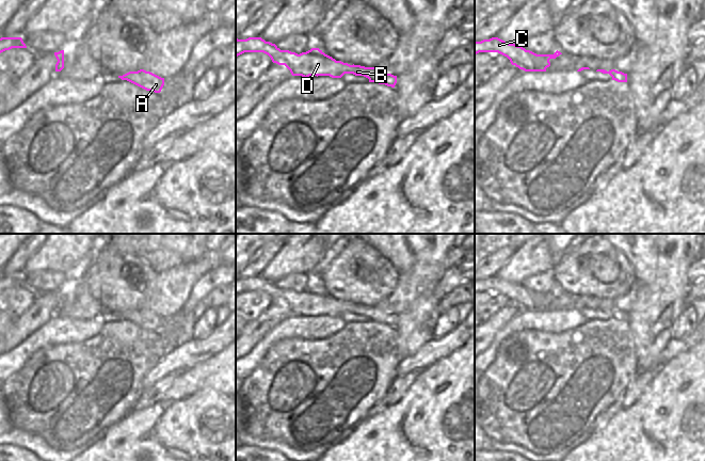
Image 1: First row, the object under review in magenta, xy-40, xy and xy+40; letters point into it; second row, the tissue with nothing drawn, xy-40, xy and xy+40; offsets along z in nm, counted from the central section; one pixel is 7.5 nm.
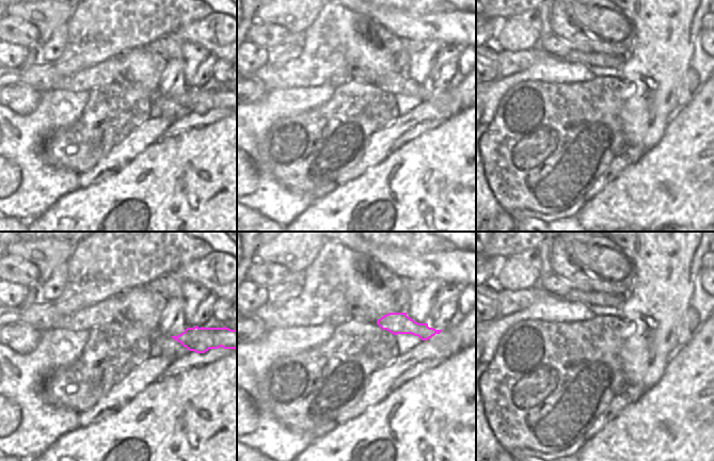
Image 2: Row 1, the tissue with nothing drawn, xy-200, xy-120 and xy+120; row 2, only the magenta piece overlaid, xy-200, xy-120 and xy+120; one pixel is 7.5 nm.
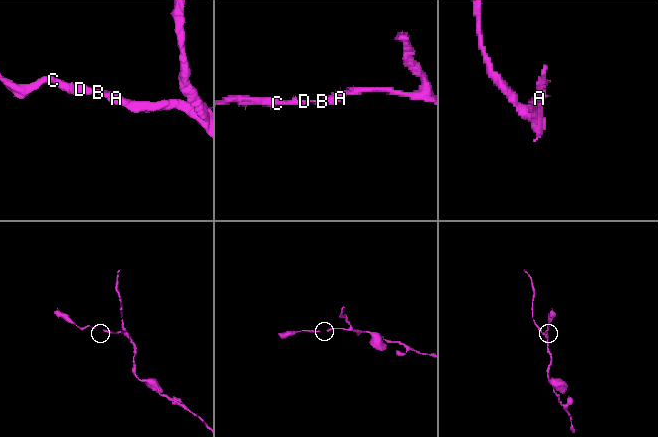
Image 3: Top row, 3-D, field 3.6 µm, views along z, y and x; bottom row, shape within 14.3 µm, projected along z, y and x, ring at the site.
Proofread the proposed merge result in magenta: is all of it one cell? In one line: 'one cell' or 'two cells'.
one cell

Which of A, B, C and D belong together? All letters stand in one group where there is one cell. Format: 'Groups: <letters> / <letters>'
Groups: A B C D

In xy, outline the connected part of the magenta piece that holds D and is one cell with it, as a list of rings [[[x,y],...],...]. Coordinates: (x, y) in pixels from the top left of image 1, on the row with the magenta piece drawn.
[[[249,37],[246,39],[236,39],[236,57],[244,52],[263,52],[268,54],[273,63],[285,65],[292,76],[330,76],[341,78],[345,74],[364,76],[369,82],[376,82],[395,88],[397,76],[385,74],[376,67],[365,67],[360,65],[350,65],[341,61],[336,61],[325,54],[319,48],[311,48],[300,54],[289,50],[281,50],[275,44],[266,42],[261,37]]]

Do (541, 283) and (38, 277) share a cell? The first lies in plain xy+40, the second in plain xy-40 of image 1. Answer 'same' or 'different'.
same

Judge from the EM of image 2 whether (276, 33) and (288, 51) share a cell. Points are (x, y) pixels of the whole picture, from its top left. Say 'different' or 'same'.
different

